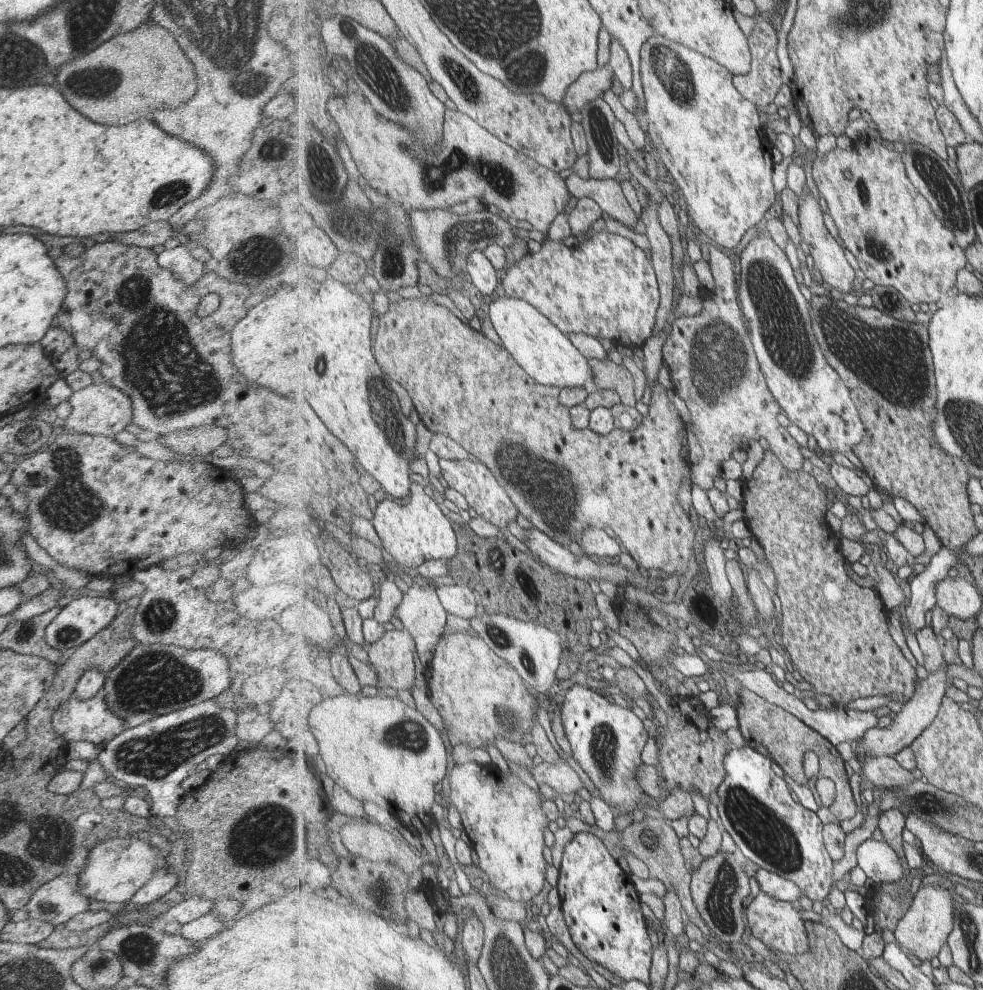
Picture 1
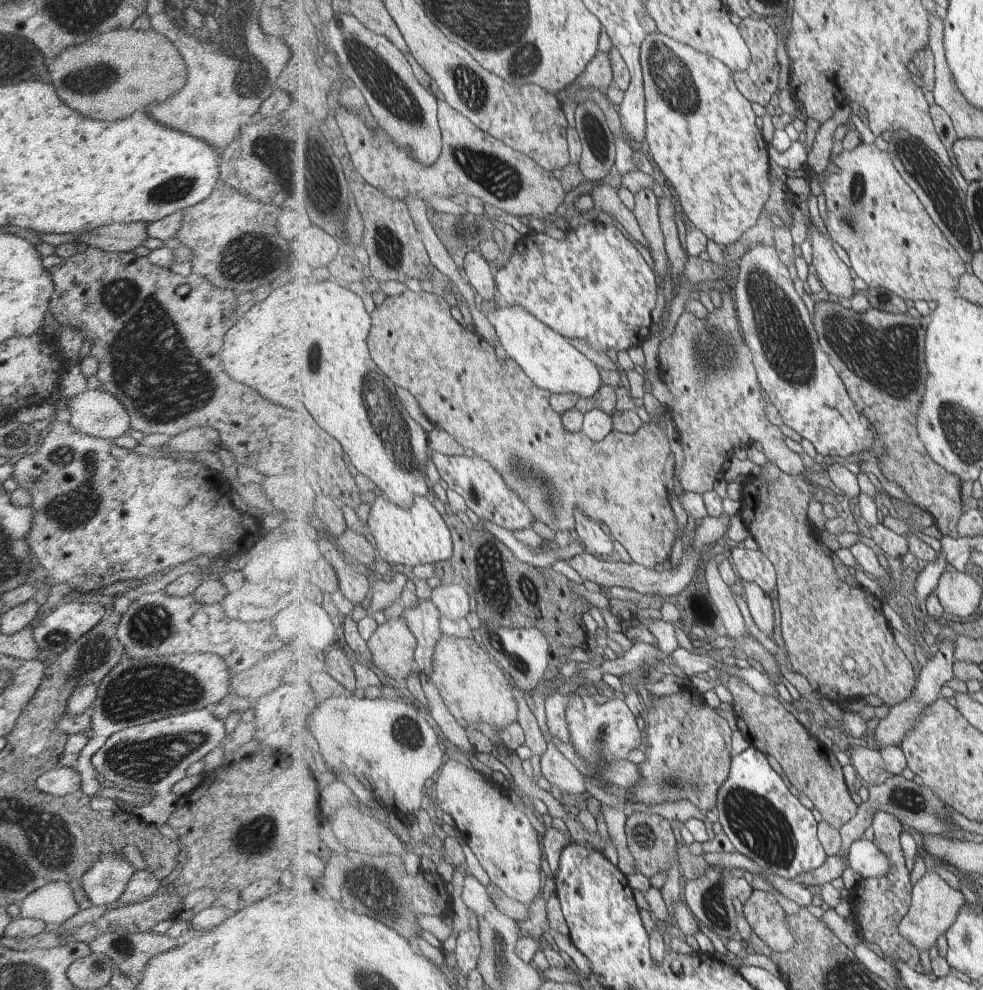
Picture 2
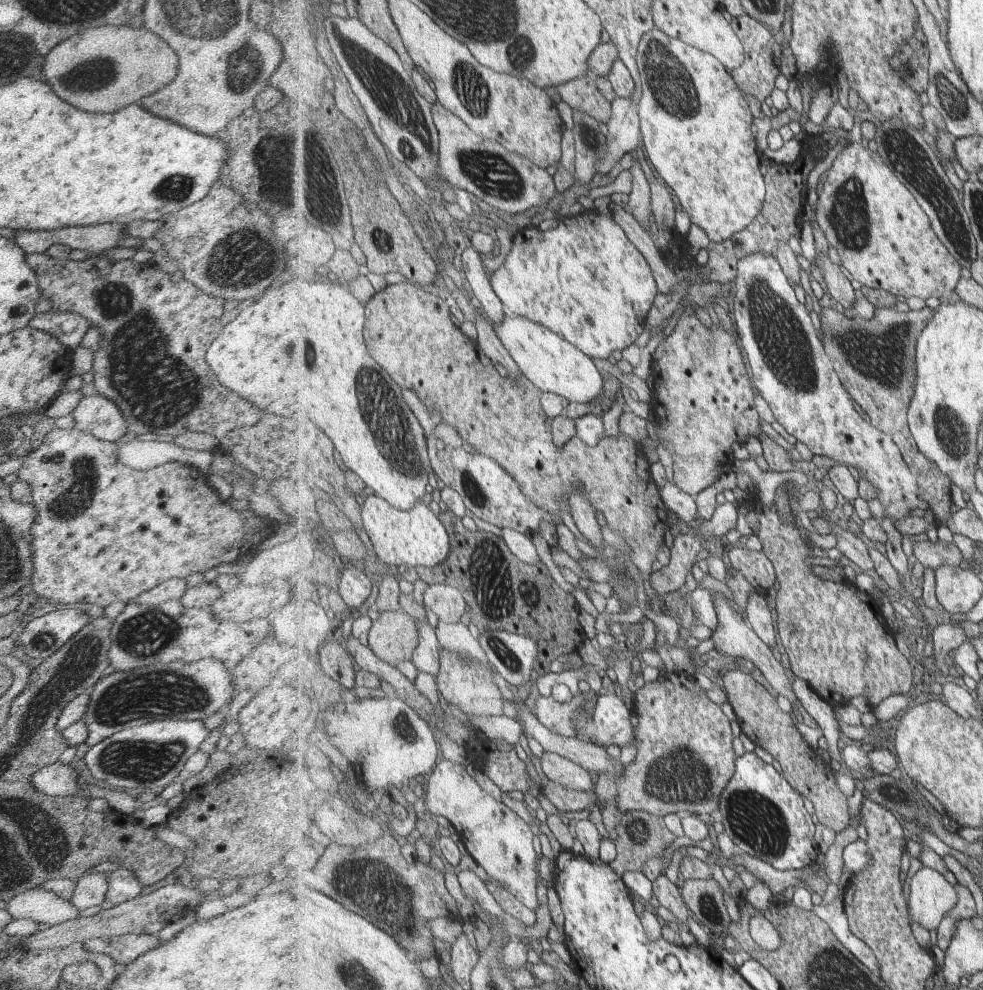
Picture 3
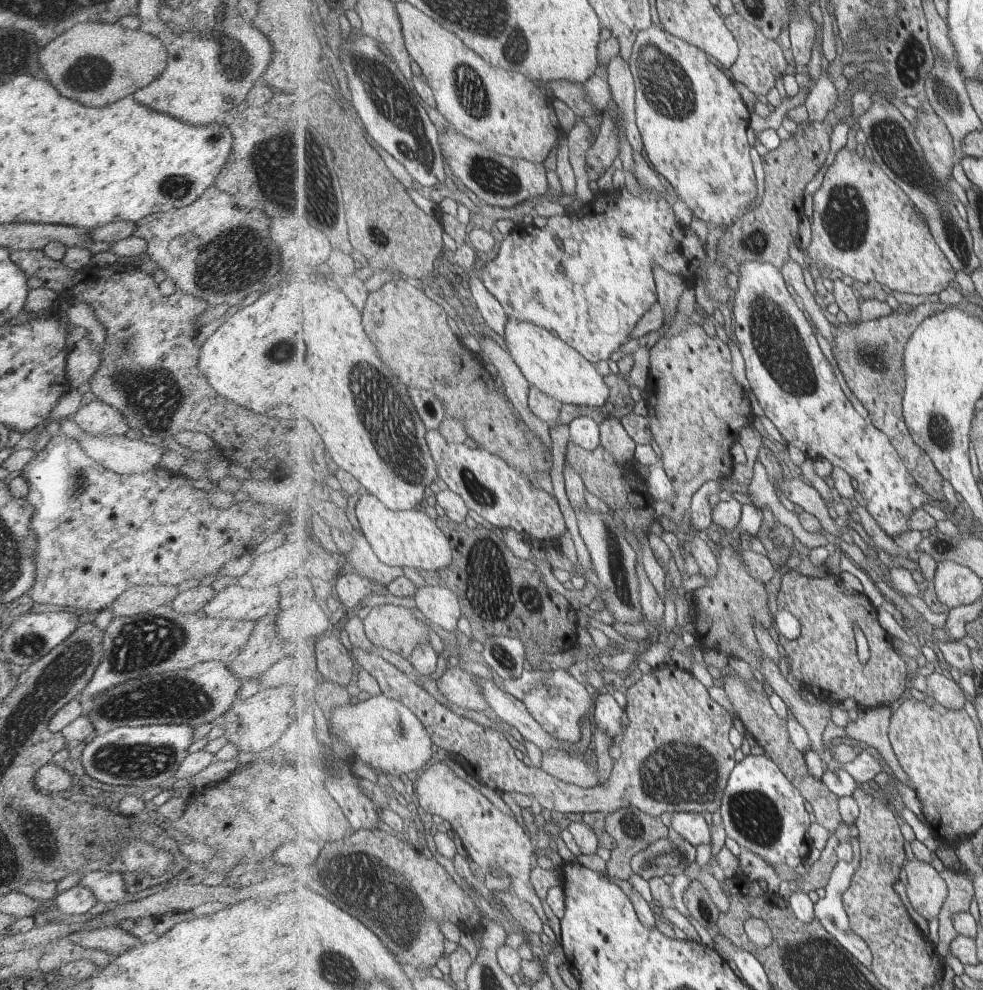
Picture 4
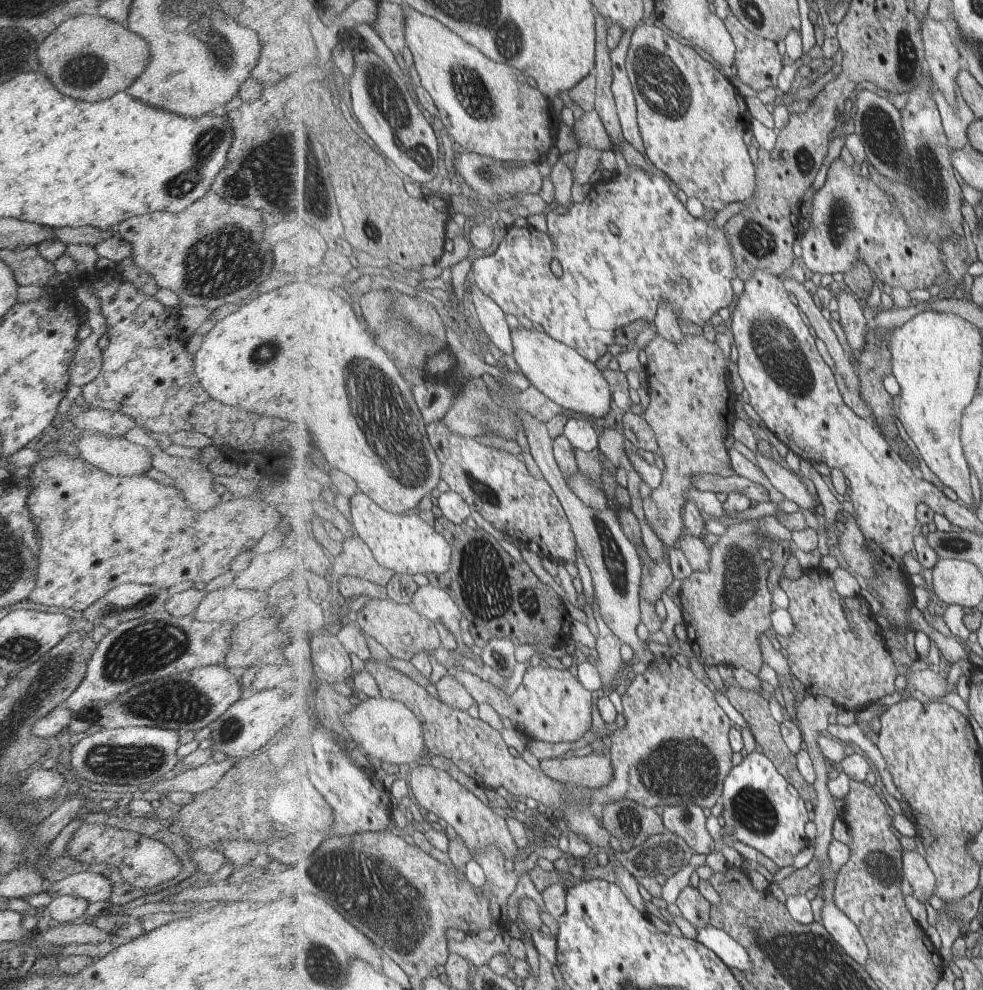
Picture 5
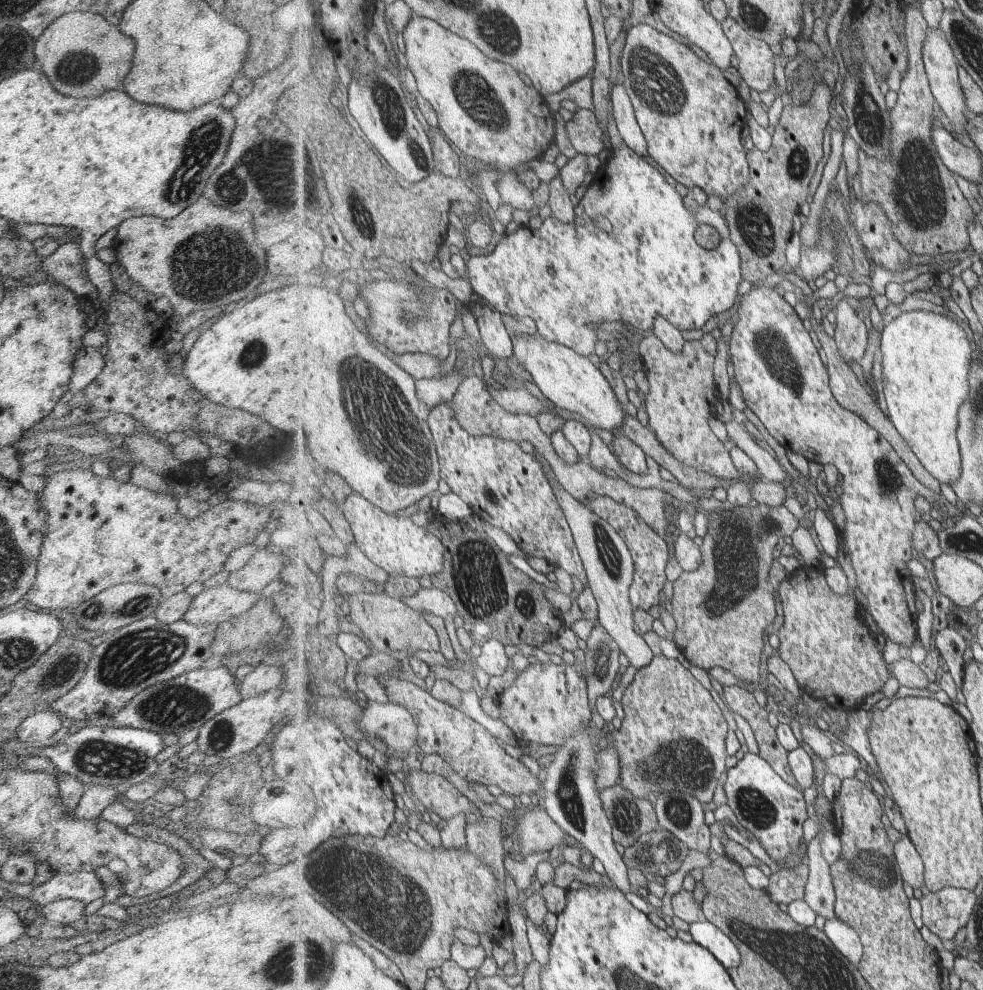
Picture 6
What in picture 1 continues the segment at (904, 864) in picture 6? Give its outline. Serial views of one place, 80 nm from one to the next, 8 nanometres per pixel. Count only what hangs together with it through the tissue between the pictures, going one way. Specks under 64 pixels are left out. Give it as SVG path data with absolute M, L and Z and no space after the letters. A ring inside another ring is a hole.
M933 885L921 886L907 914L899 921L895 937L906 953L916 962L933 960L935 956L939 956L941 948L948 944L951 933L954 932L954 922L961 905L961 900L947 889Z

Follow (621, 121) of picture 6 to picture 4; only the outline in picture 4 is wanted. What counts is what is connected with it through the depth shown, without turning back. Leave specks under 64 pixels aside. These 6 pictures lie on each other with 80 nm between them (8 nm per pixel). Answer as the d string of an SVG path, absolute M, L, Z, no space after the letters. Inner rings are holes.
M623 57L614 58L607 68L607 79L614 101L620 106L627 130L628 142L631 144L634 152L645 156L641 132L635 124L635 80L629 62Z

